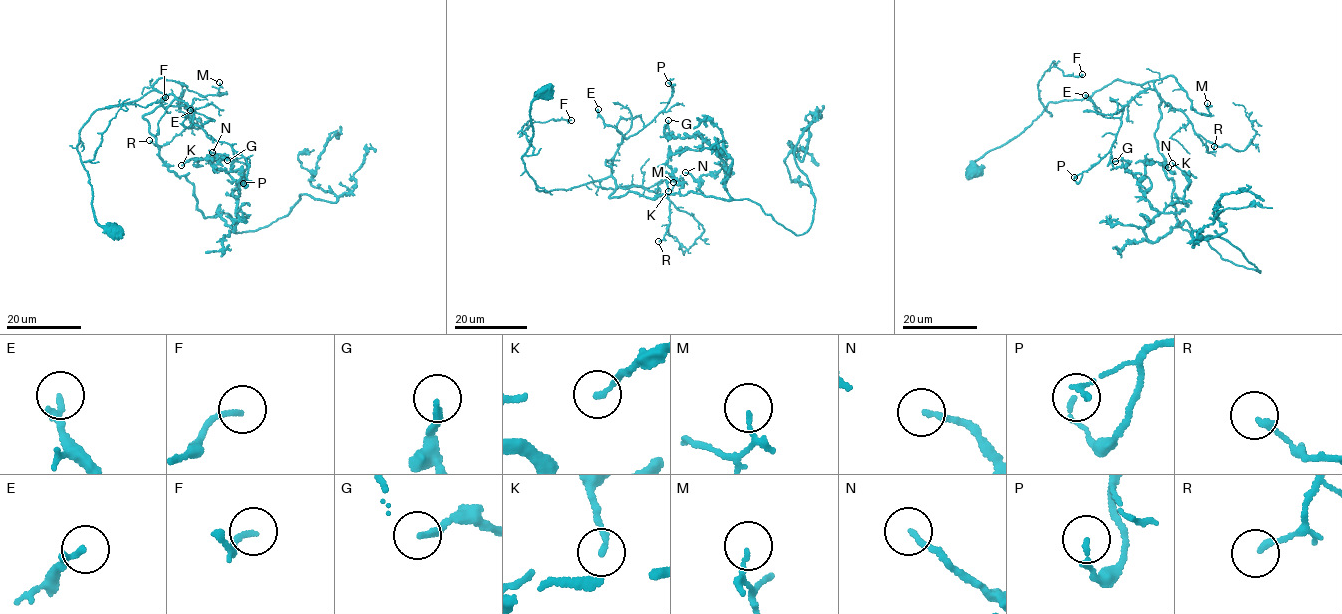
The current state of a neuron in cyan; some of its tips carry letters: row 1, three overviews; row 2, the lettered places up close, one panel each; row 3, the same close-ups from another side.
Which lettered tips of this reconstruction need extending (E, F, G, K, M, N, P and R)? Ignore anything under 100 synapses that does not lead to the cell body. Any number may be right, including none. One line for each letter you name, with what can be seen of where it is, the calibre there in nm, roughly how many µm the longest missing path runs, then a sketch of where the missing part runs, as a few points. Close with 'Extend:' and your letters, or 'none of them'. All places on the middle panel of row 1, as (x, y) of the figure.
Extend: none of them

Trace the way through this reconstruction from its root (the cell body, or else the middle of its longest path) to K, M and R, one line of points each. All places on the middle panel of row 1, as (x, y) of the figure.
K: (677, 193), (730, 199), (724, 180), (732, 158), (705, 141), (698, 150), (677, 152), (668, 158), (668, 191)
M: (677, 193), (610, 197), (611, 176), (599, 184), (649, 187), (673, 176), (681, 184), (673, 182)
R: (677, 193), (610, 195), (617, 187), (642, 185), (669, 199), (670, 222), (658, 241)

